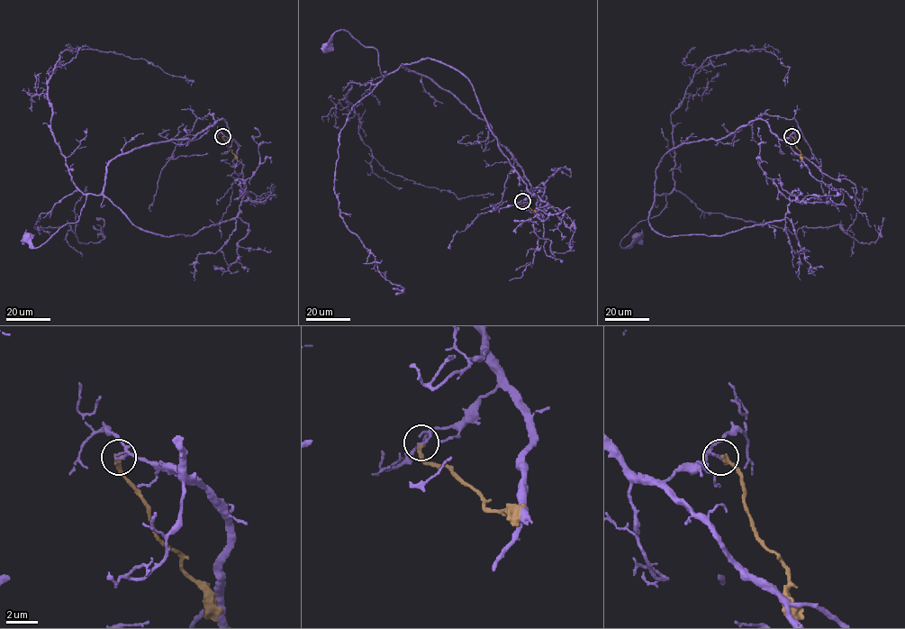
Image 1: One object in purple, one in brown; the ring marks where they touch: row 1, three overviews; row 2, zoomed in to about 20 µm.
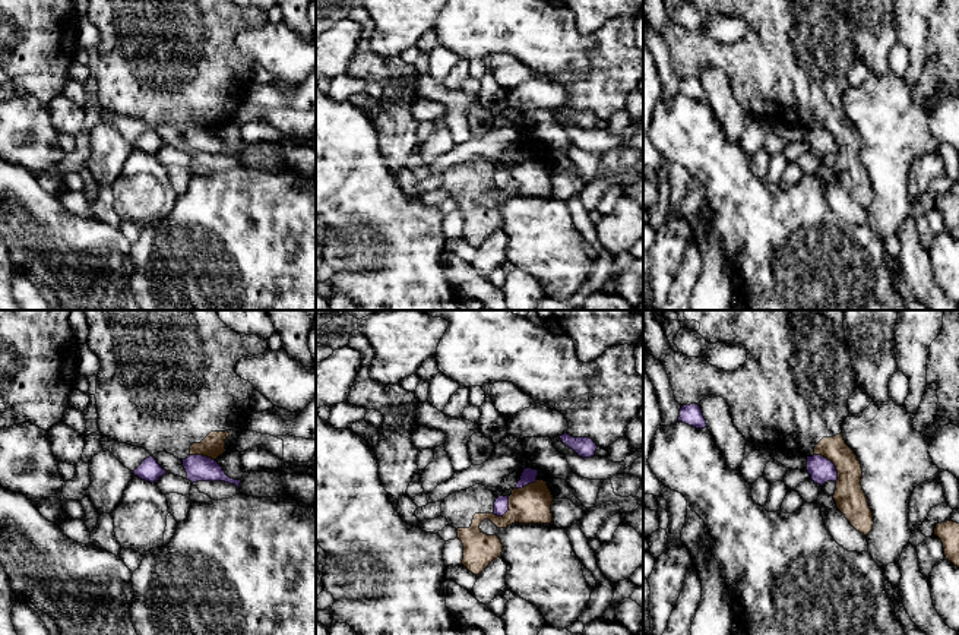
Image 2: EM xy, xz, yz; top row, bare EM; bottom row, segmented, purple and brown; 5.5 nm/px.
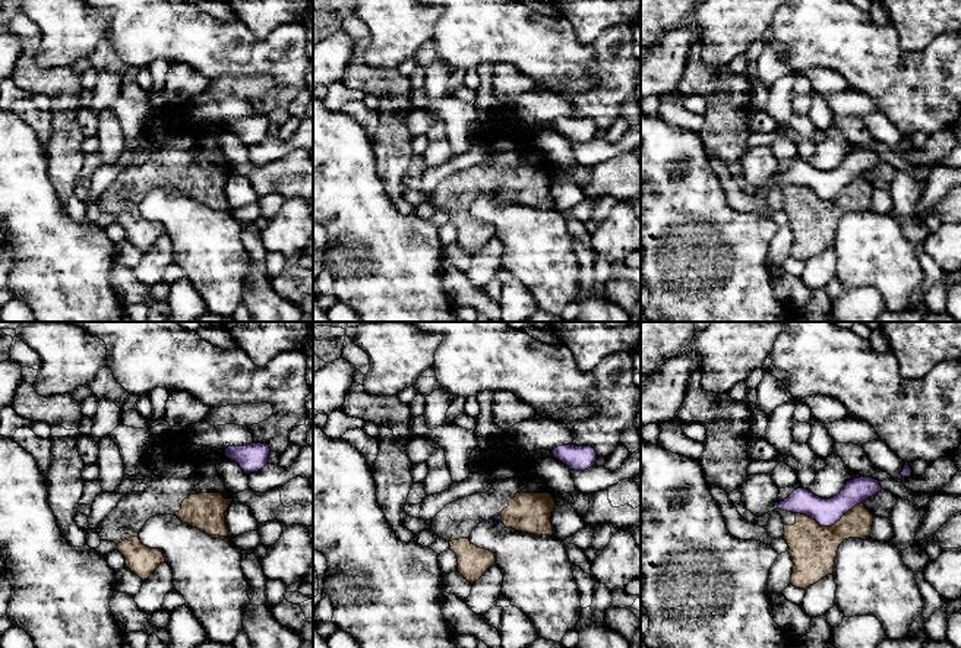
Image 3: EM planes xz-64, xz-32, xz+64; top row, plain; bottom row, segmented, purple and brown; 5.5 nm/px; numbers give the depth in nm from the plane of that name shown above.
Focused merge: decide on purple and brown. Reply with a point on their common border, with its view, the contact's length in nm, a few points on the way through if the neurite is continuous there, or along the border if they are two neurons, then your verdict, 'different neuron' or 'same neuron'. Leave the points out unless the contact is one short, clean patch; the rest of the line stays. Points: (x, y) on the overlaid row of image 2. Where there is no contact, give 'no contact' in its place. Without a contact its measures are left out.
meets purple in yz at (834, 464); contact 200 nm long; border along yz (815, 454), (826, 457), (834, 464), (836, 482); different neuron

